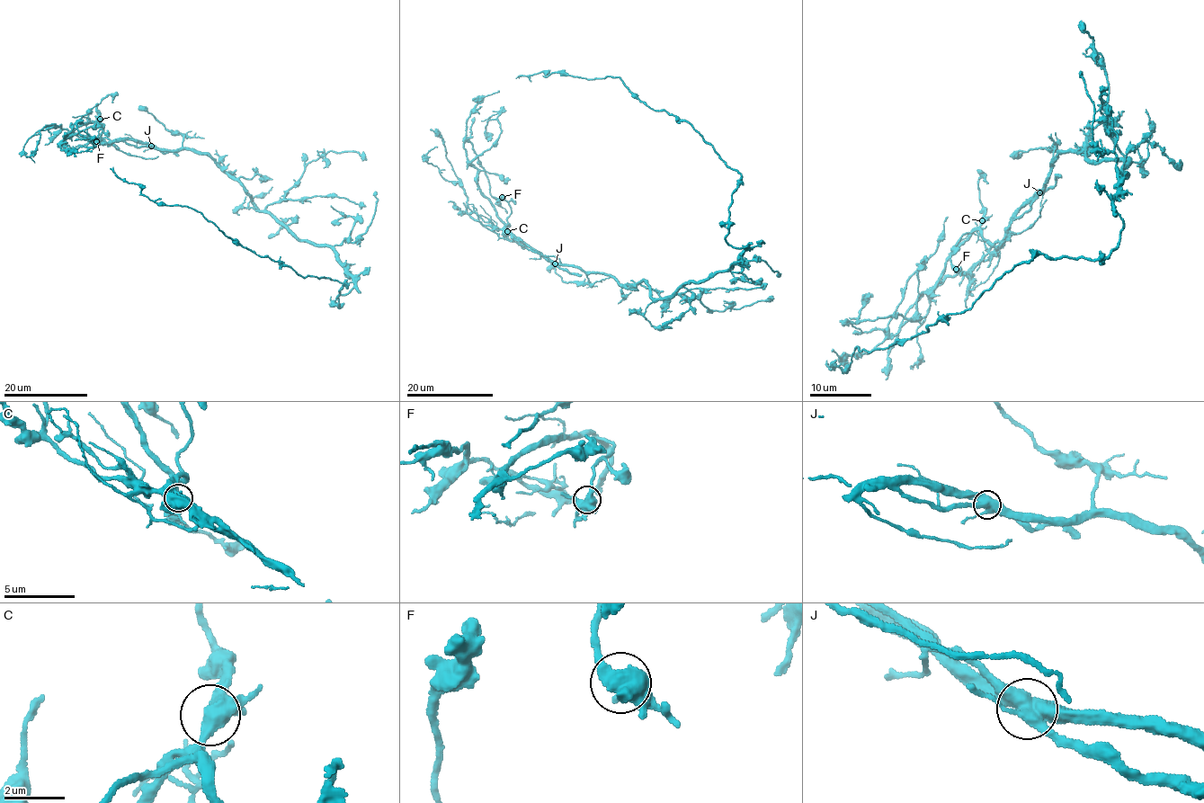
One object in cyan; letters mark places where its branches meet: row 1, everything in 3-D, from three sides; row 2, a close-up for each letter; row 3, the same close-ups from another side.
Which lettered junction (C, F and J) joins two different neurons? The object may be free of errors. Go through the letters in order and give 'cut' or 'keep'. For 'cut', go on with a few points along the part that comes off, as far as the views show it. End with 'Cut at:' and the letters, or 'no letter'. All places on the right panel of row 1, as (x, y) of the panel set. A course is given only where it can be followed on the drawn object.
C: keep
F: keep
J: keep
Cut at: no letter

